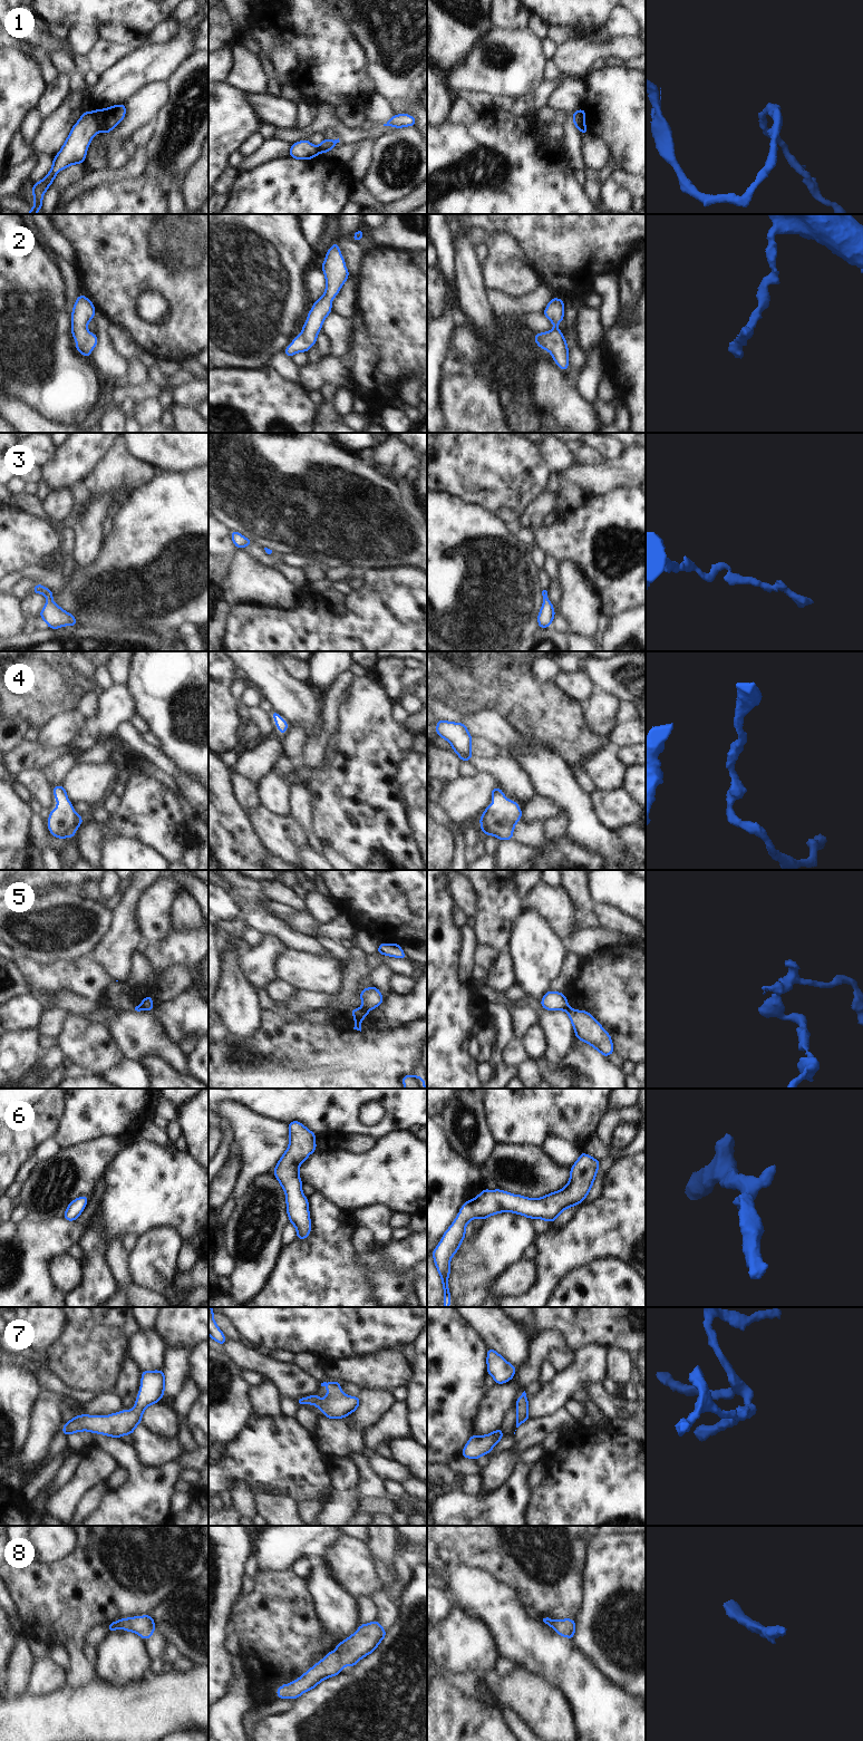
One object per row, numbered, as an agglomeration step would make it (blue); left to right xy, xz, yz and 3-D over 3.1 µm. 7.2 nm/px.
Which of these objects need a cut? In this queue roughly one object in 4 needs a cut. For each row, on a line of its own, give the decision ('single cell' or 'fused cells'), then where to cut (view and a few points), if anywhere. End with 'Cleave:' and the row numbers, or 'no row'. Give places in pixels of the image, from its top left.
1: fused cells | xy (91, 112), (99, 131)
2: single cell | no cut
3: single cell | no cut
4: single cell | no cut
5: fused cells | xz (364, 1008), (368, 1011)
6: single cell | no cut
7: single cell | no cut
8: single cell | no cut
Cleave: 1, 5

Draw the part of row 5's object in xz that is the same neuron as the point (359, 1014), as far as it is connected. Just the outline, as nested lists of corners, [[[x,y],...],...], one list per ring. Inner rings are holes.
[[[353,1008],[351,1009],[351,1014],[355,1017],[355,1027],[353,1029],[361,1032],[361,1021],[367,1017],[368,1010],[362,1008]]]

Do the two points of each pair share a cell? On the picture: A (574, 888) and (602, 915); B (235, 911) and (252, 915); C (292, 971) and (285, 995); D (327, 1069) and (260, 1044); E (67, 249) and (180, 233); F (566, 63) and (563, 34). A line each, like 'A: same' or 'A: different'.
A: different
B: different
C: different
D: same
E: different
F: different

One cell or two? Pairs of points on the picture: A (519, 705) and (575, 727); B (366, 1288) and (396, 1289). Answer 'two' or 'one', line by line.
A: one
B: two

